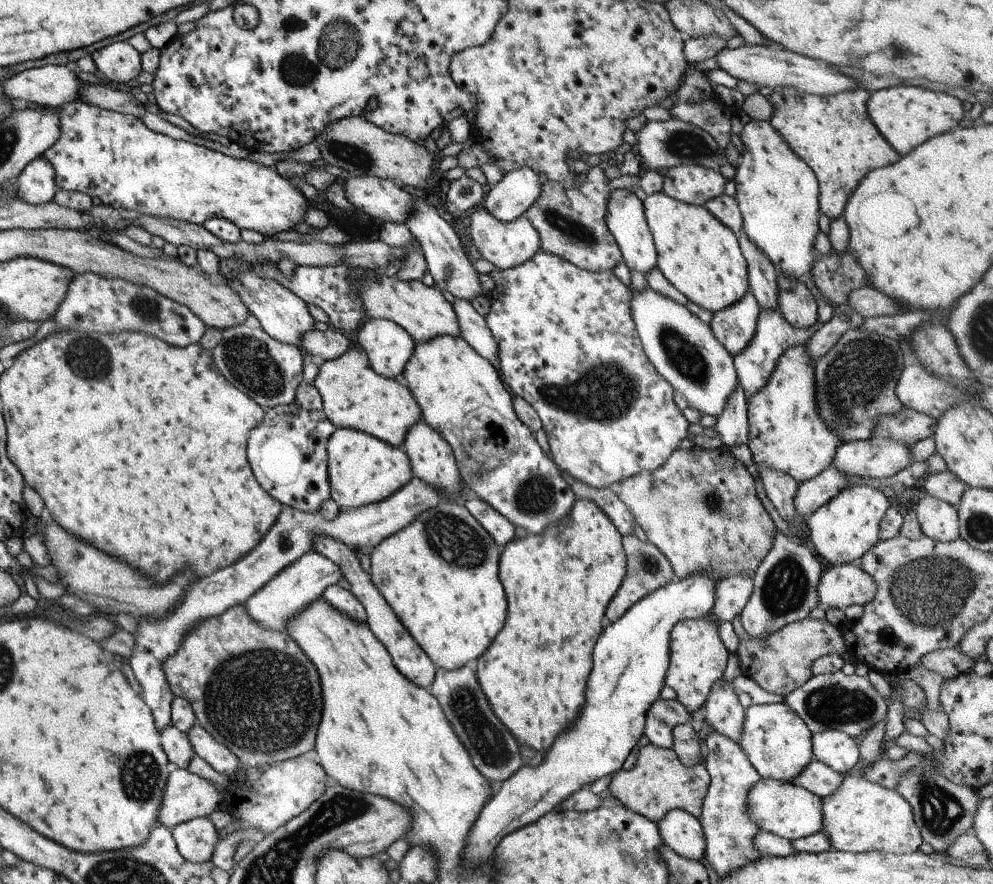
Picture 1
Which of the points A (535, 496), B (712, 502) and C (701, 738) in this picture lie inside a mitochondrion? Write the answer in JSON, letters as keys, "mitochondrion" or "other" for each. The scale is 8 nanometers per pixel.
{"A":"mitochondrion","B":"mitochondrion","C":"other"}

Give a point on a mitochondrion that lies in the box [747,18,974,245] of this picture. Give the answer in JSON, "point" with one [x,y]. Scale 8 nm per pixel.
{"point":[903,54]}

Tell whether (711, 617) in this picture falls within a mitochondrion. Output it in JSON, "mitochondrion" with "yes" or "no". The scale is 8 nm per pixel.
{"mitochondrion":"no"}

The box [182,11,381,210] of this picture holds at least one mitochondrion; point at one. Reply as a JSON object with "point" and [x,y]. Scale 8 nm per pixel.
{"point":[340,42]}

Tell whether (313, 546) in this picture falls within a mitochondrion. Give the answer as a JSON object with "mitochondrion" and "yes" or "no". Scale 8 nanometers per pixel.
{"mitochondrion":"no"}

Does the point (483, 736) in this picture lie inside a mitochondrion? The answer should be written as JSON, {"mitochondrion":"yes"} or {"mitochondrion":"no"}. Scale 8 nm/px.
{"mitochondrion":"yes"}

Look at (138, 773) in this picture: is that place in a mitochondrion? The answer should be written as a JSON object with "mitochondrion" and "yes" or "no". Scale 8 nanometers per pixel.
{"mitochondrion":"yes"}

